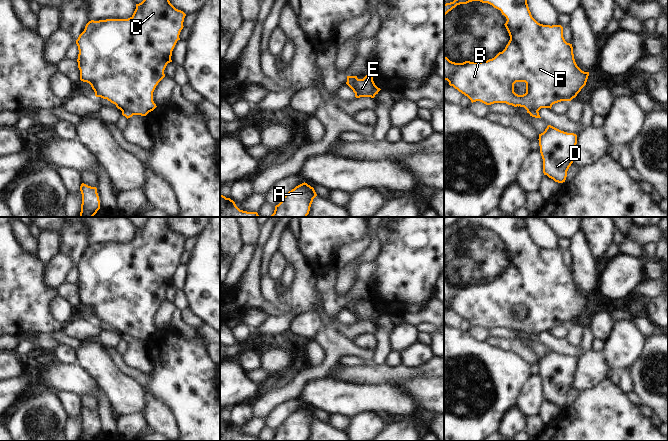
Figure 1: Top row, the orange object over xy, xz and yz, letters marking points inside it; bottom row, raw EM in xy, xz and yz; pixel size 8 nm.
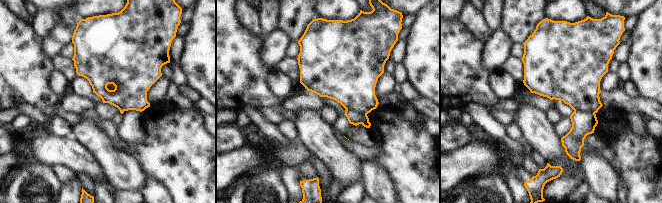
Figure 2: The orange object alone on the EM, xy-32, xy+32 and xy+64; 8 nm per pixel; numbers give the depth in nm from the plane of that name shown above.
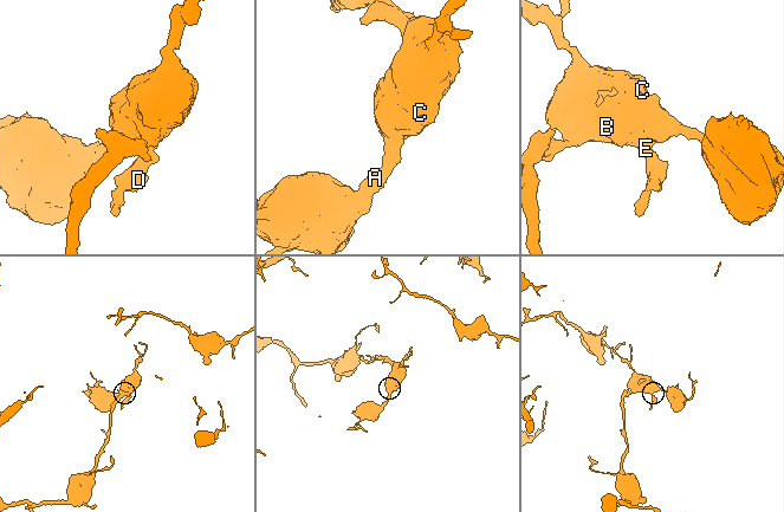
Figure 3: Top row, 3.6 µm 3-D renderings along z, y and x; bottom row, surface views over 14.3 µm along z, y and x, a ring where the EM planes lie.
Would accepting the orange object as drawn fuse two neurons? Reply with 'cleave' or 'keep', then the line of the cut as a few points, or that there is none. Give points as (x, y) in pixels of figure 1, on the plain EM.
cleave; cut xy (122, 335), (128, 335), (133, 338)

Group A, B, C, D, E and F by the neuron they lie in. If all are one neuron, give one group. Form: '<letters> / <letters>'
A B C E F / D

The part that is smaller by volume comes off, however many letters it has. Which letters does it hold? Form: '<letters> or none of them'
D.

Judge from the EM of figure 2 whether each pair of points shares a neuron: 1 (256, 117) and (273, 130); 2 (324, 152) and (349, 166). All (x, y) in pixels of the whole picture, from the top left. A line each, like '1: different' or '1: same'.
1: same
2: same

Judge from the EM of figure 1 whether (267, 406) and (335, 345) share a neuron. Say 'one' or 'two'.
one

